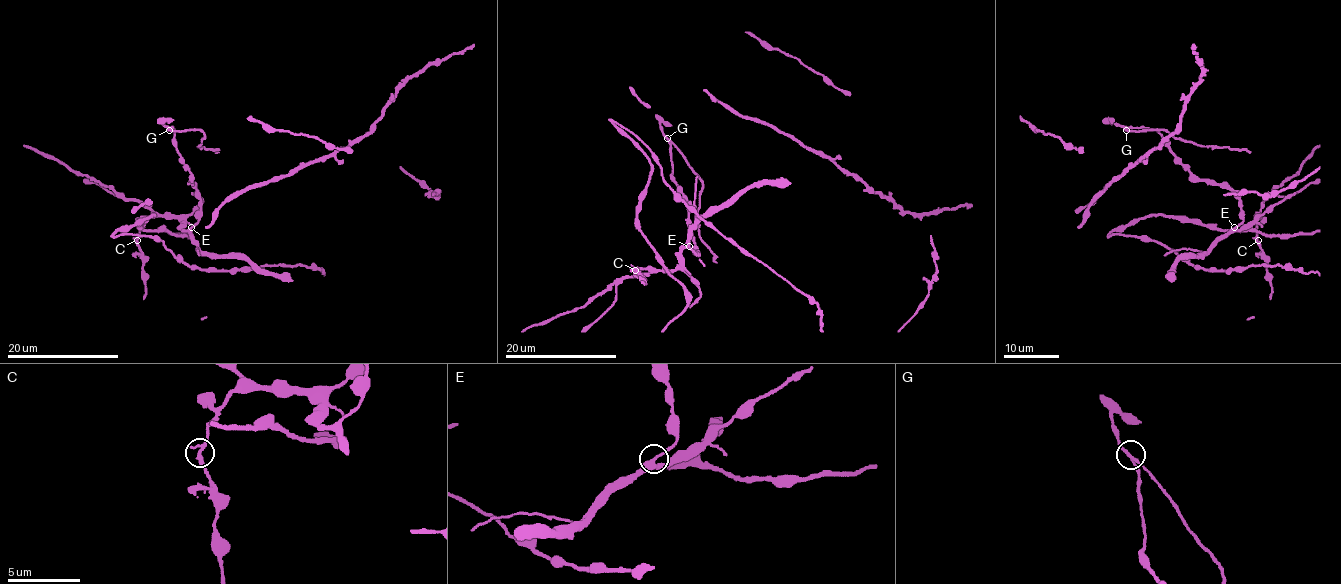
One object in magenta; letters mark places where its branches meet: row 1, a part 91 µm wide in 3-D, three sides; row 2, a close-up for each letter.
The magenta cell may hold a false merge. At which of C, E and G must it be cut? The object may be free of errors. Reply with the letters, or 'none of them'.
G

